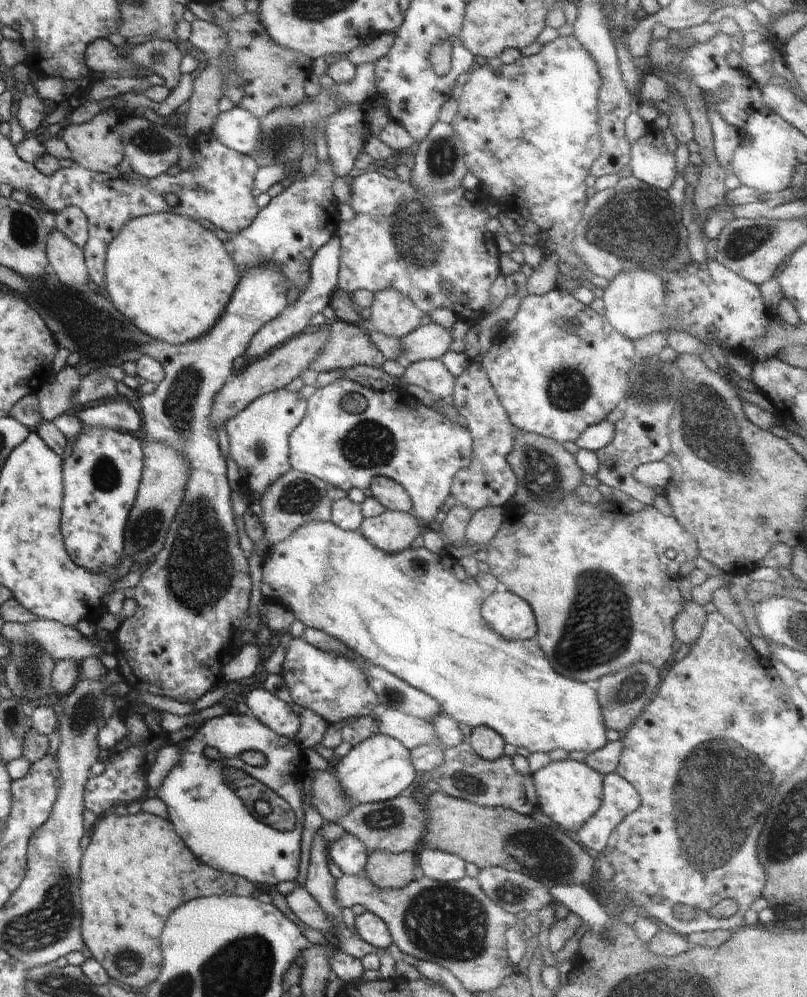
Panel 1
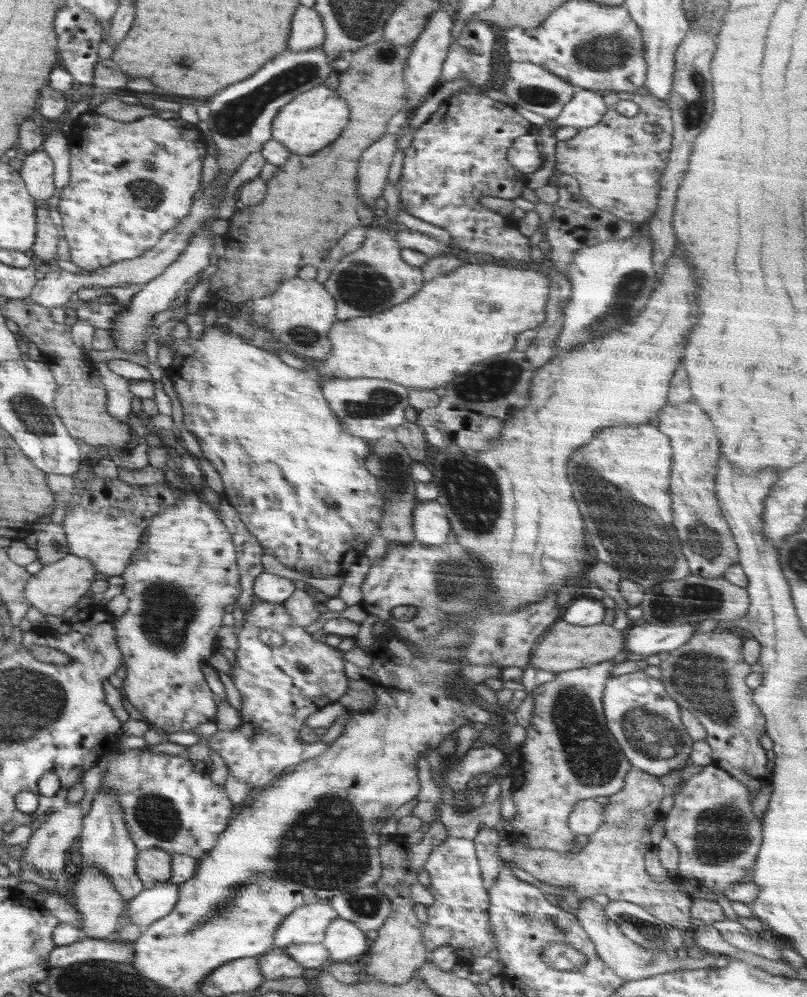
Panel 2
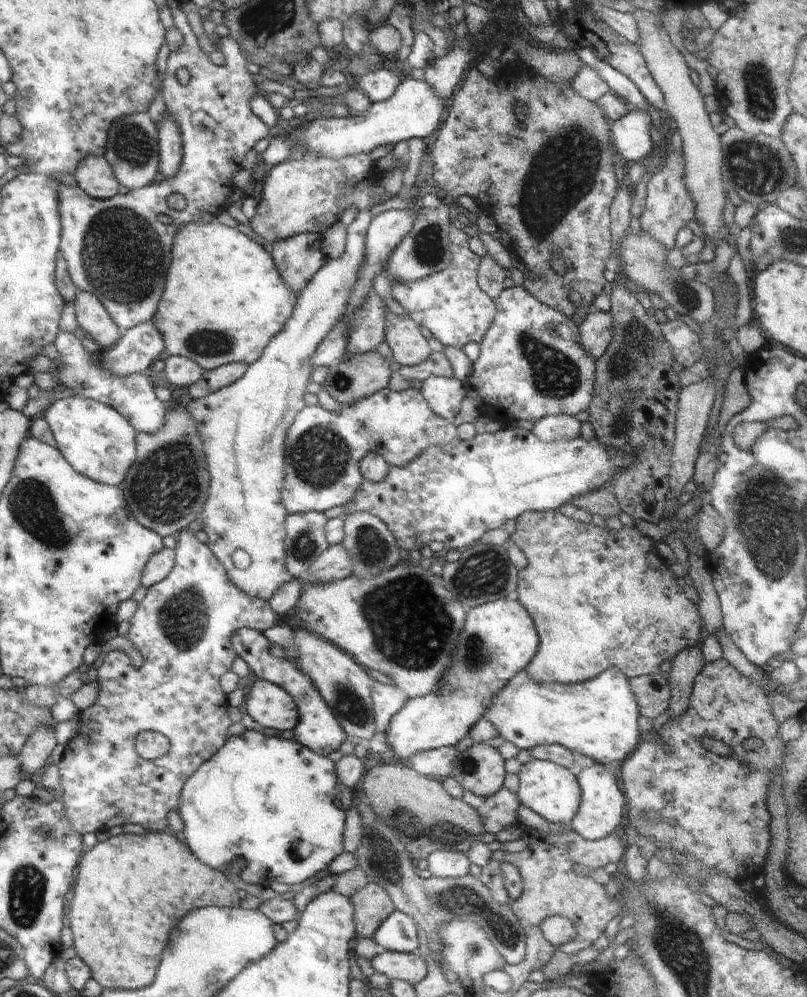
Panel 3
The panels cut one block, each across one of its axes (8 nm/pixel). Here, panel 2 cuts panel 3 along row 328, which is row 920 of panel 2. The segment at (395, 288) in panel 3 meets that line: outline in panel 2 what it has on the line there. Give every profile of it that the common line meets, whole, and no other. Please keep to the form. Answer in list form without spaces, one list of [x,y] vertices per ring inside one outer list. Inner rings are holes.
[[[446,838],[430,853],[425,869],[430,876],[427,888],[434,896],[434,903],[428,905],[428,921],[421,925],[422,946],[427,954],[450,944],[458,964],[470,967],[476,958],[496,950],[494,933],[489,929],[489,896],[482,884],[474,842],[466,838]]]

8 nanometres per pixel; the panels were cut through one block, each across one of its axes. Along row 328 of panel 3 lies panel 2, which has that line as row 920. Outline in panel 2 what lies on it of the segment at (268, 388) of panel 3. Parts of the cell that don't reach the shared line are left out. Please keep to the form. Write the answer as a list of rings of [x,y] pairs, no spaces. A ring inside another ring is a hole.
[[[319,900],[294,910],[278,925],[273,947],[317,944],[325,938],[326,927],[338,917],[328,900]]]

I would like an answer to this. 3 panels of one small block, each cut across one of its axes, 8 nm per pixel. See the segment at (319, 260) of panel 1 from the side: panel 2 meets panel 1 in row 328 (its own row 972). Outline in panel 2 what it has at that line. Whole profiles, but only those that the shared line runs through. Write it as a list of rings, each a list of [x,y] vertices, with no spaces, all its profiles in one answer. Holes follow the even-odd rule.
[[[273,947],[268,952],[258,956],[258,968],[263,980],[274,980],[280,978],[306,977],[309,971],[298,964],[288,953],[286,948]]]

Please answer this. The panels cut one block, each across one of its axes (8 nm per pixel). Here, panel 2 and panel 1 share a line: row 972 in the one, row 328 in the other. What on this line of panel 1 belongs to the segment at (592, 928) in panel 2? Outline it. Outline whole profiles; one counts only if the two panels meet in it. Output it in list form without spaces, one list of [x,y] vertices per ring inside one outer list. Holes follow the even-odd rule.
[[[624,269],[618,271],[604,289],[606,320],[631,341],[650,333],[664,332],[670,326],[663,316],[664,281],[659,274],[648,269]]]

